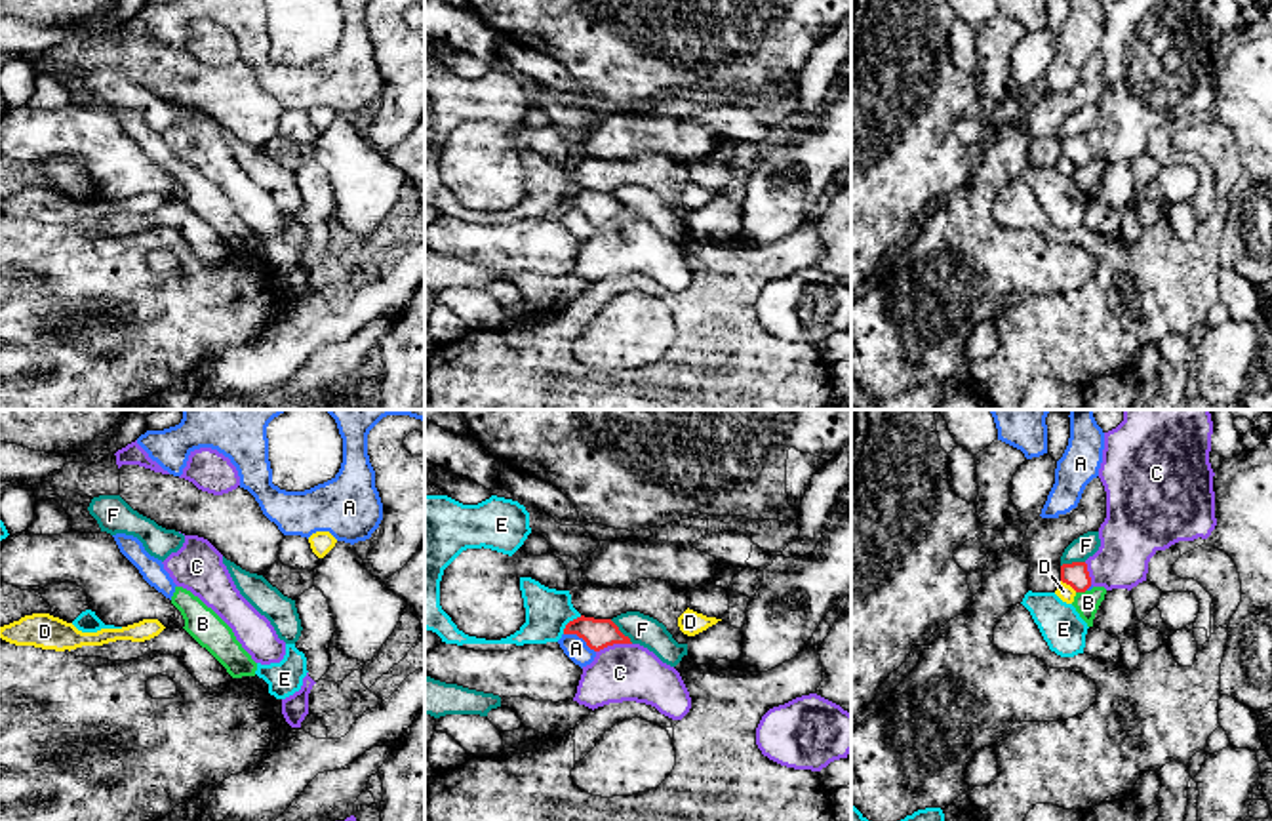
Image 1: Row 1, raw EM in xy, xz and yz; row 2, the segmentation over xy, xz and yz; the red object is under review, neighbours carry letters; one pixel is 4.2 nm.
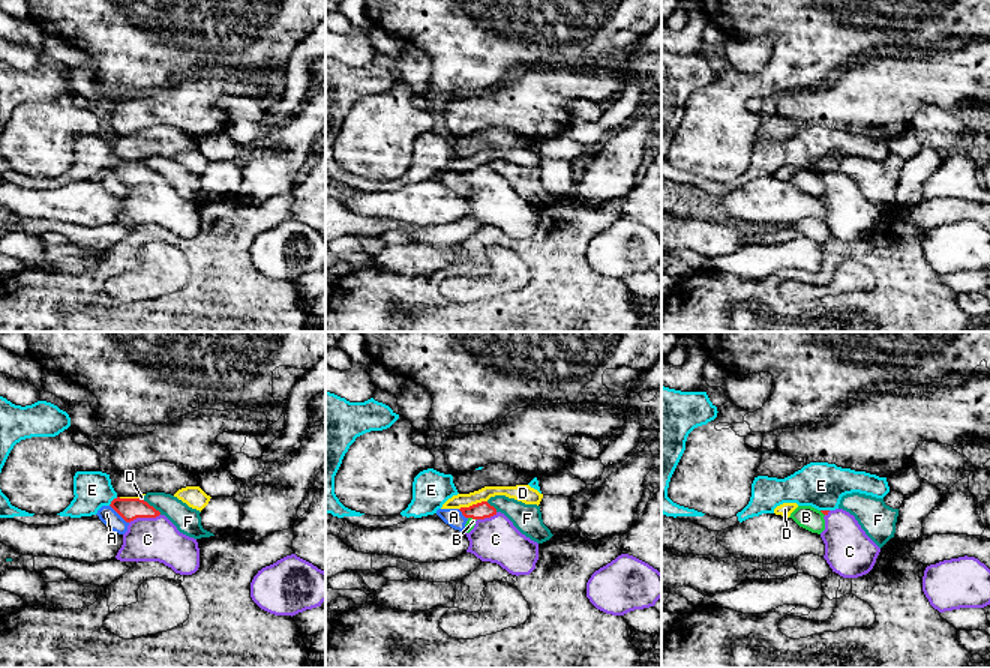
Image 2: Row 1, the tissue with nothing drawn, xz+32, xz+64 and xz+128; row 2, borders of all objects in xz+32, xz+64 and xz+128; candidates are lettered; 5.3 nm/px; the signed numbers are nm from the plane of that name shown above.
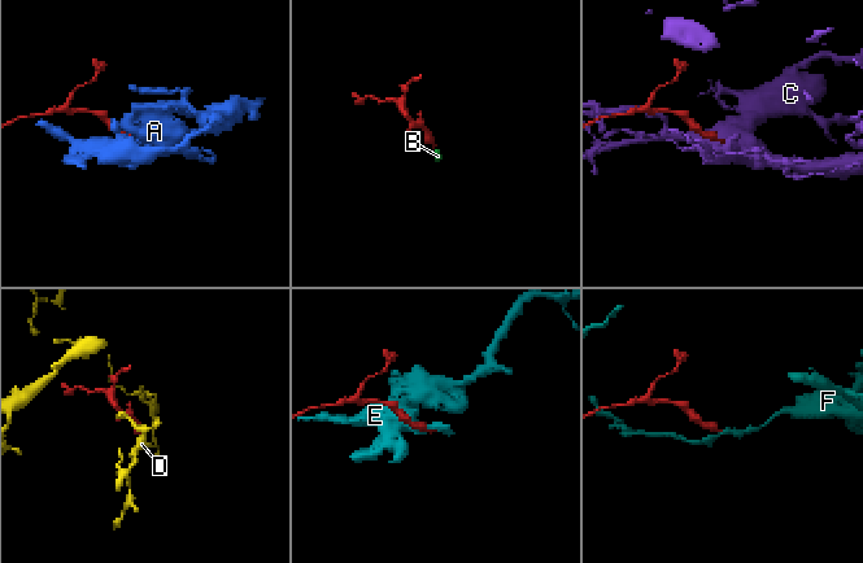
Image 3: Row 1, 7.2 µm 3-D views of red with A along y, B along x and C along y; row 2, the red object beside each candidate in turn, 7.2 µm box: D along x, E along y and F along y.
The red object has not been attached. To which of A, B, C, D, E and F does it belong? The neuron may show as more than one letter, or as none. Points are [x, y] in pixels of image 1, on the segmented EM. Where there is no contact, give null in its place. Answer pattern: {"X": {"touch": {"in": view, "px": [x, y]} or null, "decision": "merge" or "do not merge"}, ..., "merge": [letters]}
{"A": {"touch": {"in": "xz", "px": [579, 637]}, "decision": "do not merge"}, "B": {"touch": {"in": "yz", "px": [1080, 591]}, "decision": "do not merge"}, "C": {"touch": {"in": "xz", "px": [614, 642]}, "decision": "merge"}, "D": {"touch": {"in": "yz", "px": [1069, 583]}, "decision": "do not merge"}, "E": {"touch": {"in": "xz", "px": [570, 621]}, "decision": "do not merge"}, "F": {"touch": {"in": "xz", "px": [619, 631]}, "decision": "do not merge"}, "merge": ["C"]}

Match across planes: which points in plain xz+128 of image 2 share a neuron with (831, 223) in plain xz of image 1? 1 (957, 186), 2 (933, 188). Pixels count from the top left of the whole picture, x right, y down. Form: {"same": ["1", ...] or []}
{"same": []}

